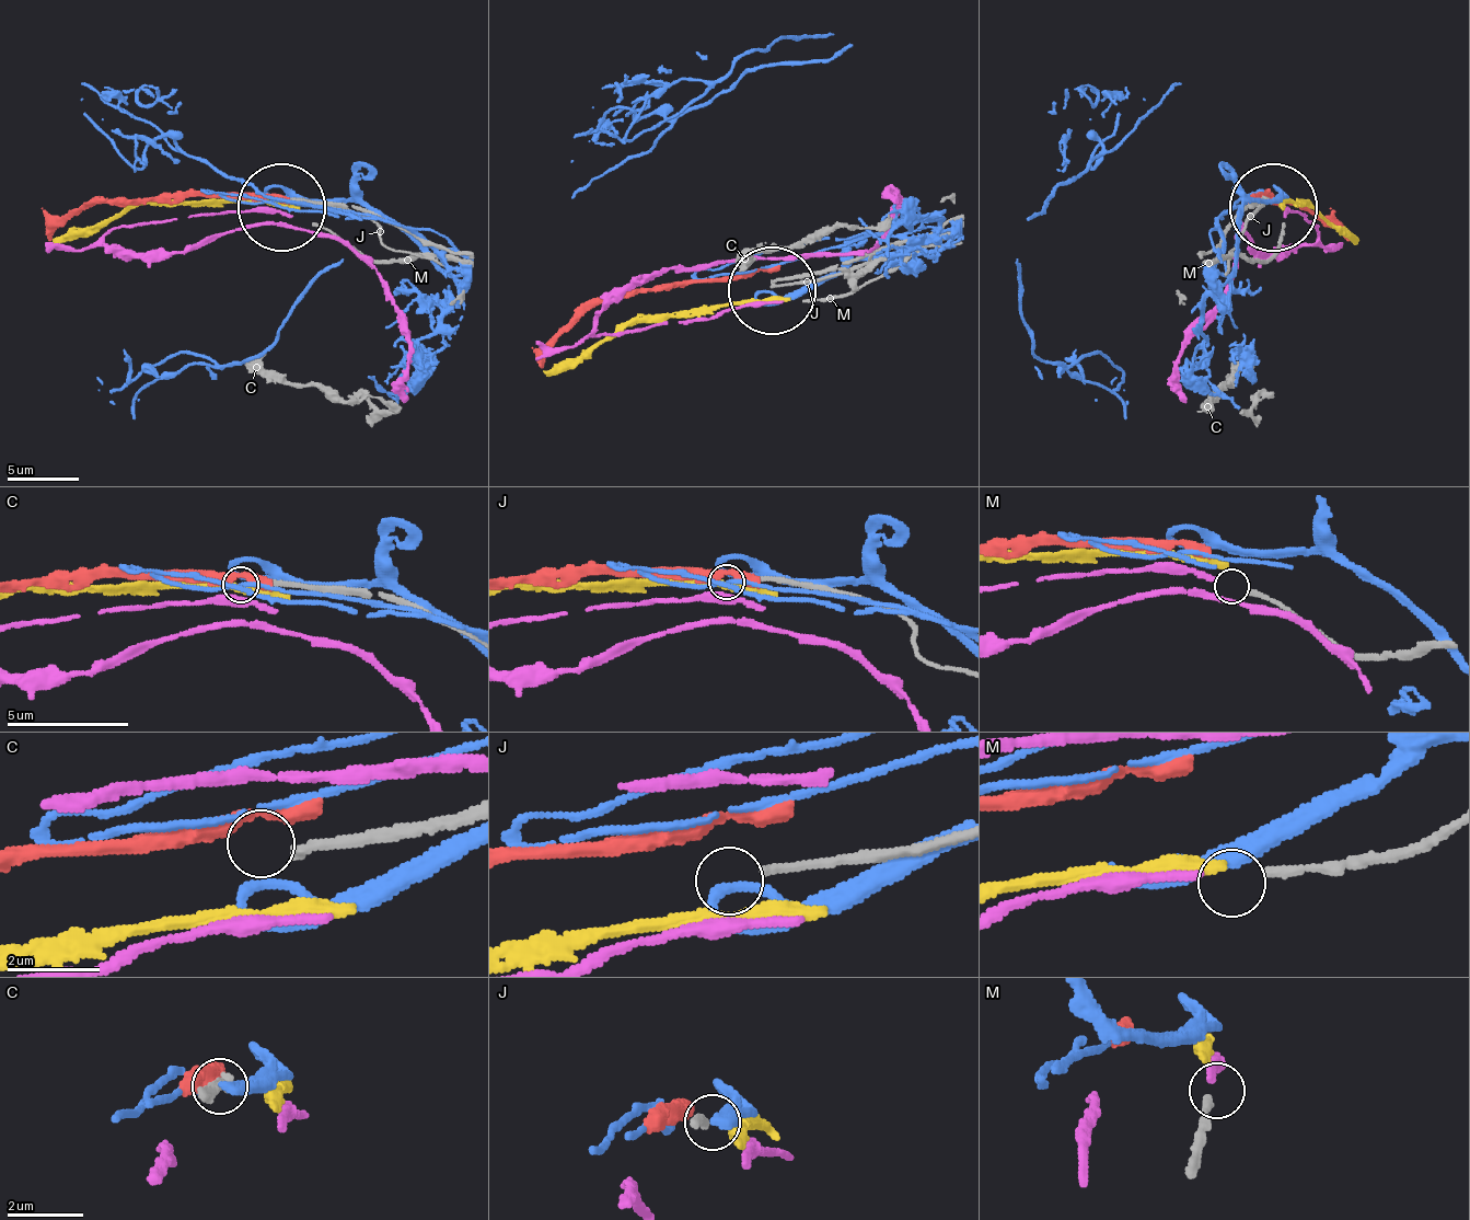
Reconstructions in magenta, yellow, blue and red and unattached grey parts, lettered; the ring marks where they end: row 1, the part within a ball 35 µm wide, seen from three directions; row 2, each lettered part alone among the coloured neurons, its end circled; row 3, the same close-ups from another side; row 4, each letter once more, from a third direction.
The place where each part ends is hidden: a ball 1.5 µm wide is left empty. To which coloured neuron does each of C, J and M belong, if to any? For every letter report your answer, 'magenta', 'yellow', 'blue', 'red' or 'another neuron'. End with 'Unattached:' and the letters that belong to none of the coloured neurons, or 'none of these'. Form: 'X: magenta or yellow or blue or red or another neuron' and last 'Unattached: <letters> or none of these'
C: another neuron
J: another neuron
M: magenta
Unattached: C, J

